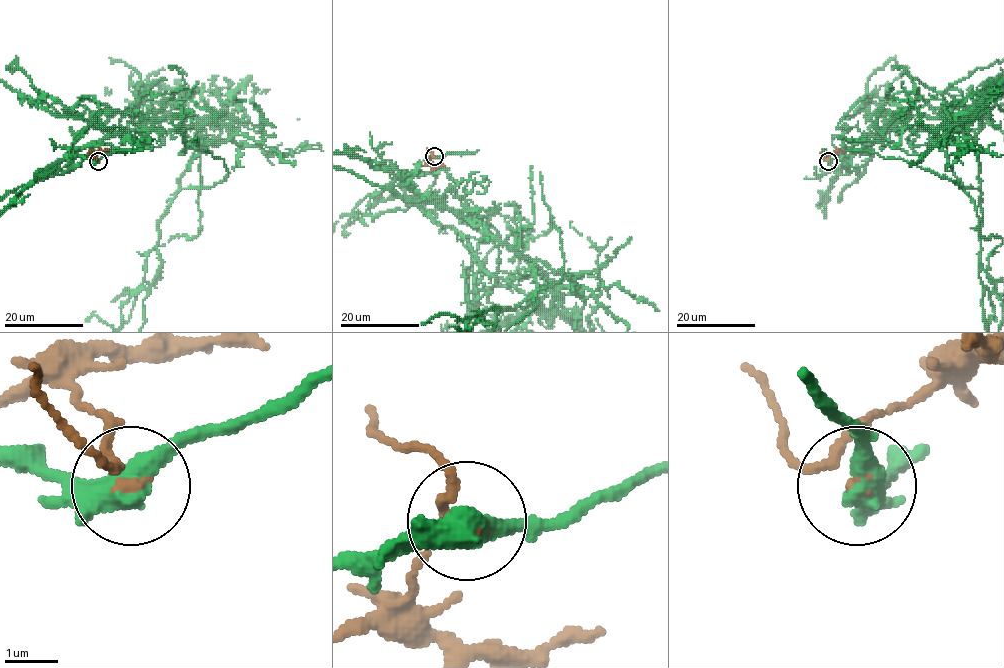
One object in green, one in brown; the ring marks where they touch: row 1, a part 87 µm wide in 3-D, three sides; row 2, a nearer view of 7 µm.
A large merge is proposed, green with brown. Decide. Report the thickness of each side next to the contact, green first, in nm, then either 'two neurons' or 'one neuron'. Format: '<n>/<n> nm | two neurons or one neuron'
500/150 nm | one neuron

